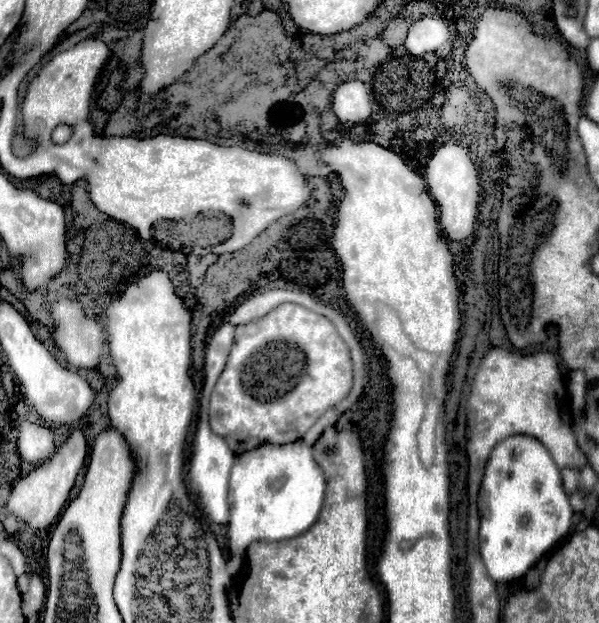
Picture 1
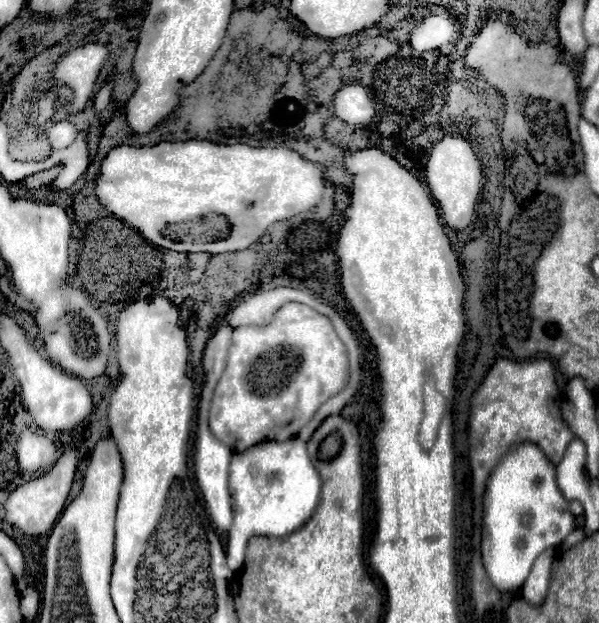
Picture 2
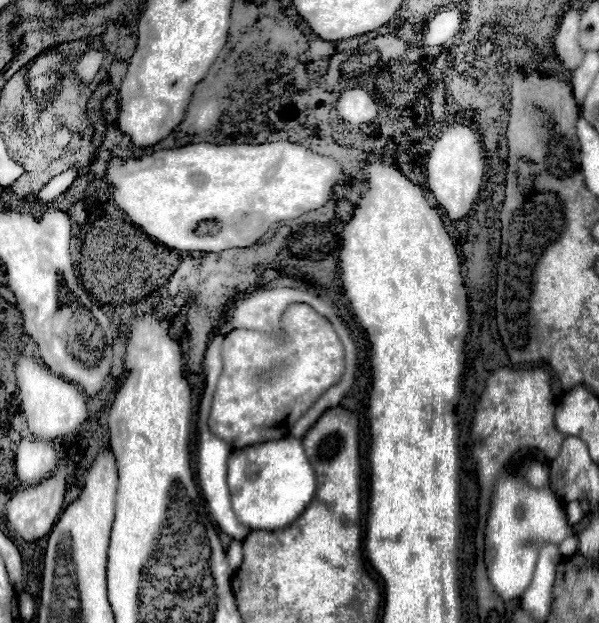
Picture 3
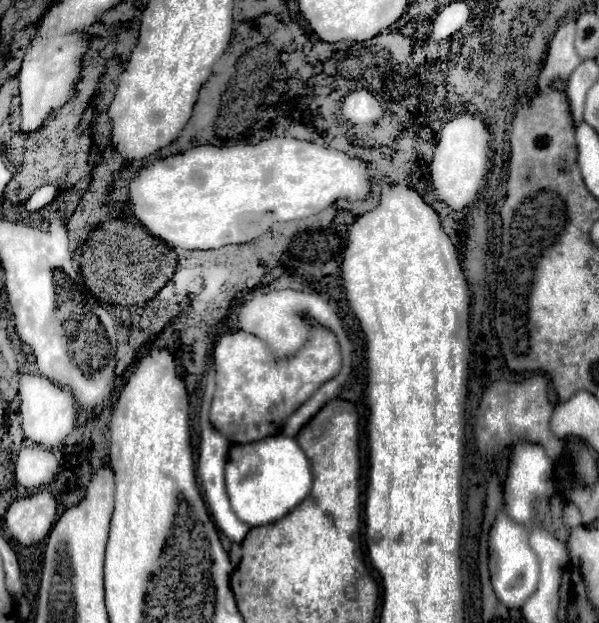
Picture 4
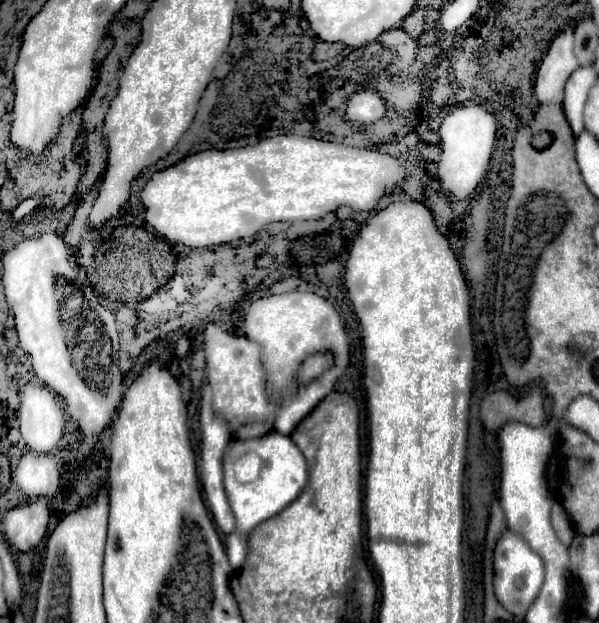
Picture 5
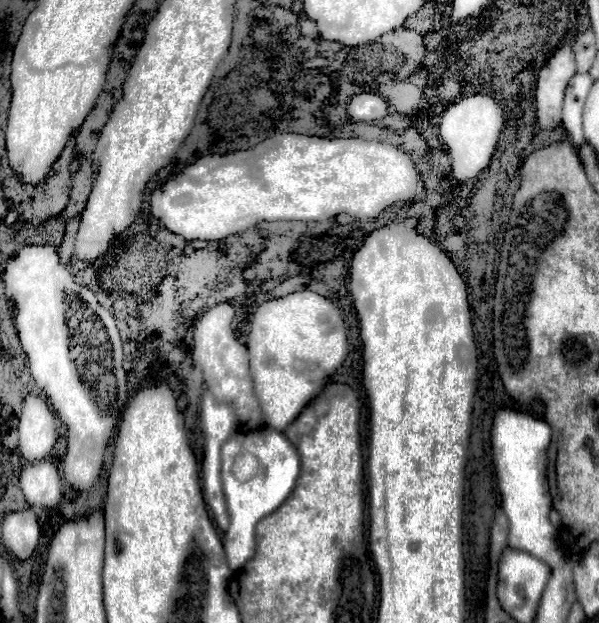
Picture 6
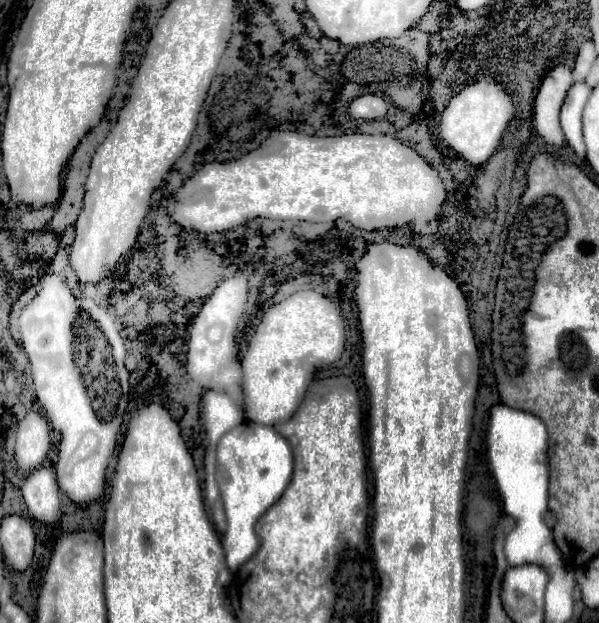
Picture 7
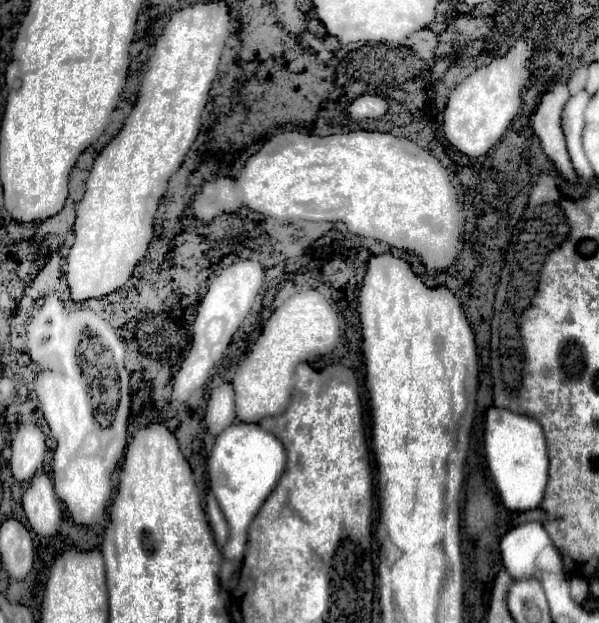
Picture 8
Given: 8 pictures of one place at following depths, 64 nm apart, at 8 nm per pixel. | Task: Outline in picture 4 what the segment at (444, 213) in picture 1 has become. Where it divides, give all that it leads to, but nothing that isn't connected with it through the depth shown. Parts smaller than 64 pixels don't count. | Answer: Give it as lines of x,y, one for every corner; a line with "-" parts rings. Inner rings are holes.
462,114
448,120
444,128
438,132
438,144
428,170
434,192
450,210
458,212
476,198
486,174
488,142
490,142
490,132
486,124
472,114

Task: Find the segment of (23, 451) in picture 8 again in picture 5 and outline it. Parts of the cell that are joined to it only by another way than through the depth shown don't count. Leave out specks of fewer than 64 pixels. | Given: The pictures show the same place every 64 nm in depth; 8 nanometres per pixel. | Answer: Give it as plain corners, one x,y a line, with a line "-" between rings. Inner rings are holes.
26,382
22,386
20,396
22,396
22,404
20,404
18,416
20,416
22,438
28,444
30,452
48,454
60,442
60,438
66,434
66,422
68,422
66,404
58,394
54,394
50,388
46,388
44,384
38,384
38,382

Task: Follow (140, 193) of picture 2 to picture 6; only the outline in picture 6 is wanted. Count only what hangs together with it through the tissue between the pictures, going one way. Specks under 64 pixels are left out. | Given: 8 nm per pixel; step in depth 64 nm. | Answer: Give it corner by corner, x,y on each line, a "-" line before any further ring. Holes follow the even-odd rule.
282,132
282,134
274,134
274,136
266,138
264,142
260,142
254,148
248,148
248,150
228,152
228,154
222,154
222,156
220,154
202,156
202,158
190,162
184,170
166,176
164,182
150,192
150,214
164,228
174,228
172,234
178,234
178,236
182,236
186,240
202,240
202,242
208,242
208,240
222,240
222,238
234,236
238,232
246,232
246,230
254,228
260,222
278,222
278,220
286,220
286,222
322,222
322,220
334,218
336,214
350,214
350,216
354,216
358,220
376,220
394,202
418,198
418,196
422,196
422,190
424,190
424,186
422,186
420,174
414,168
410,156
404,154
404,152
400,152
400,150
396,150
394,146
390,146
386,142
380,142
380,140
366,142
366,140
358,140
358,138
332,138
332,140
326,140
326,138
318,138
318,136

